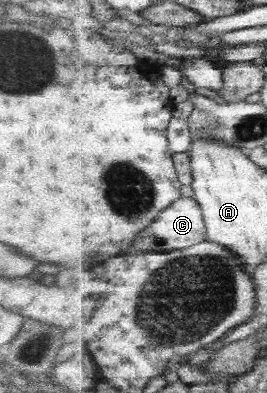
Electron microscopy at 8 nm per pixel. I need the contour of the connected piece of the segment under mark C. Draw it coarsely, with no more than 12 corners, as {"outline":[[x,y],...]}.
{"outline":[[182,197],[135,249],[169,253],[208,239],[204,211]]}

